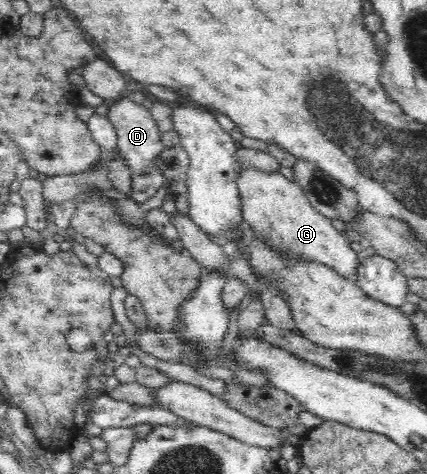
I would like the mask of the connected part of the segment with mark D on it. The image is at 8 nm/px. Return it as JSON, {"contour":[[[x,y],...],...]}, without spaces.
{"contour":[[[125,94],[114,100],[113,105],[108,109],[106,117],[112,122],[117,131],[117,147],[126,163],[132,169],[132,182],[134,199],[138,204],[150,201],[151,197],[156,195],[157,191],[165,183],[165,178],[151,165],[155,156],[163,149],[160,140],[159,127],[152,117],[149,105],[147,103],[137,103],[132,101]]]}

